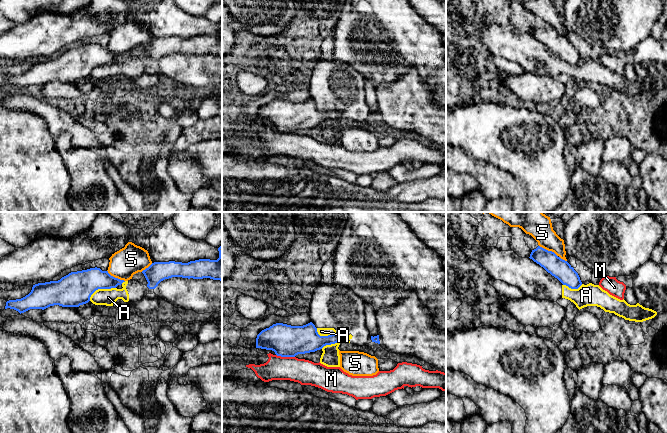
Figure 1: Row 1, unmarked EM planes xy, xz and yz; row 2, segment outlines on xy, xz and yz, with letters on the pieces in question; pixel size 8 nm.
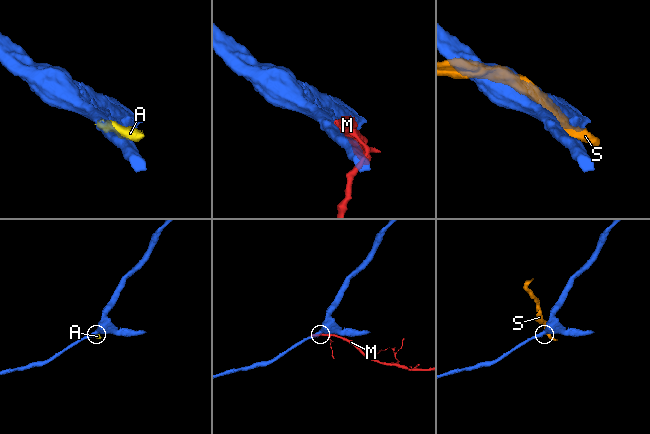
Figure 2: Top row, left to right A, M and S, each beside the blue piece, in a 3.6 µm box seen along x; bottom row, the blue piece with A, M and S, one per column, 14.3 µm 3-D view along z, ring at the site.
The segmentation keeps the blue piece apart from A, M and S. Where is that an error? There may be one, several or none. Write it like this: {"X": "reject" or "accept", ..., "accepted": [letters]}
{"A": "reject", "M": "reject", "S": "reject", "accepted": []}

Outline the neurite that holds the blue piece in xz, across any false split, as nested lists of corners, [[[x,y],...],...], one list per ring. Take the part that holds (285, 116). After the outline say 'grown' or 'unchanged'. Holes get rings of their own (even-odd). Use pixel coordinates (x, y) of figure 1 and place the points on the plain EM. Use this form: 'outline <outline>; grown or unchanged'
outline [[[312,98],[303,102],[276,99],[257,111],[256,124],[272,126],[281,133],[295,133],[340,118],[340,115],[337,109],[320,112]]]; unchanged

